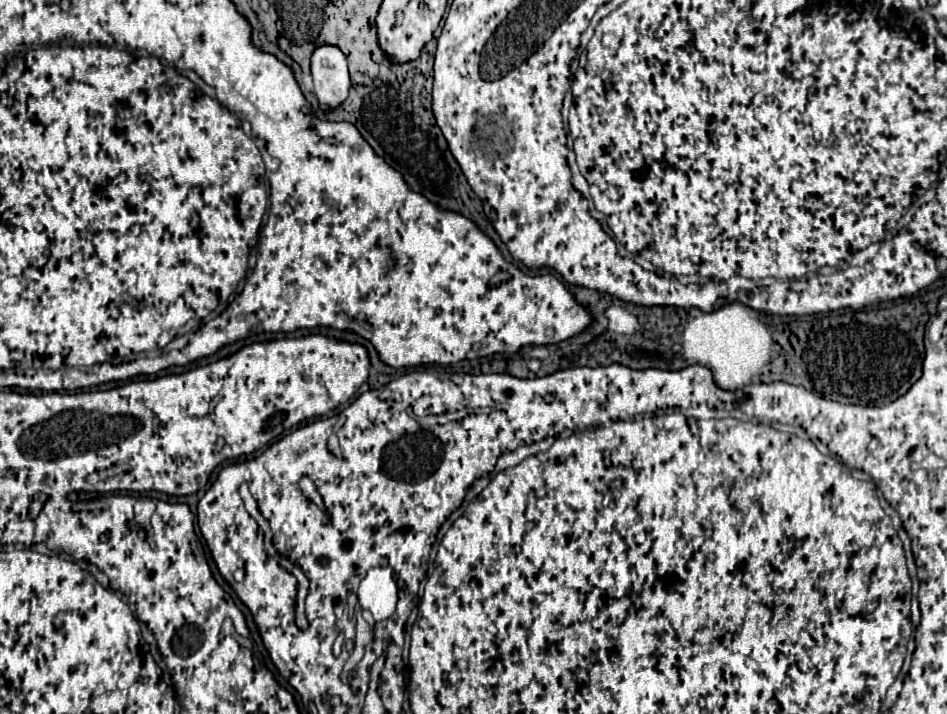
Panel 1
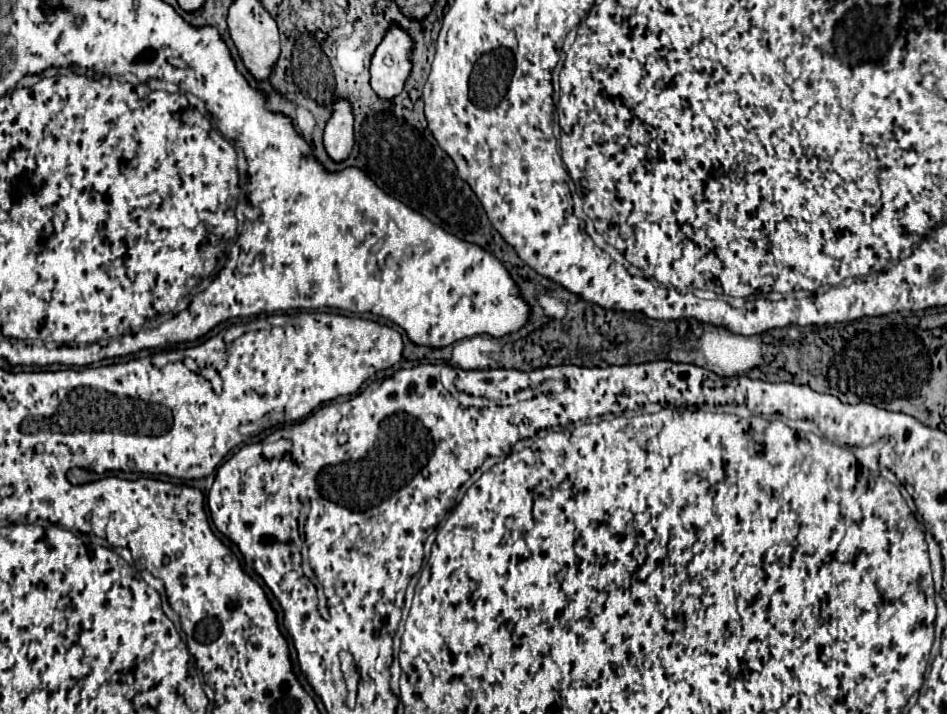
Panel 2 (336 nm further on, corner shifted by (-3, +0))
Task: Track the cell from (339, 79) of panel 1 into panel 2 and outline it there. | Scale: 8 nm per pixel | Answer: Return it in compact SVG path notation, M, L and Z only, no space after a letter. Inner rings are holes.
M335 101L333 117L329 119L325 127L325 151L335 163L343 163L349 159L351 149L355 145L353 139L353 117L351 117L351 105L347 101Z

